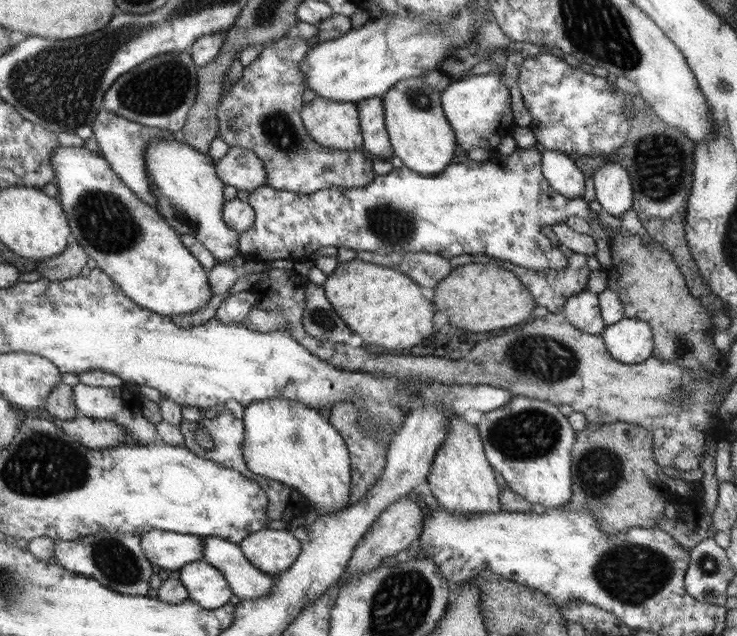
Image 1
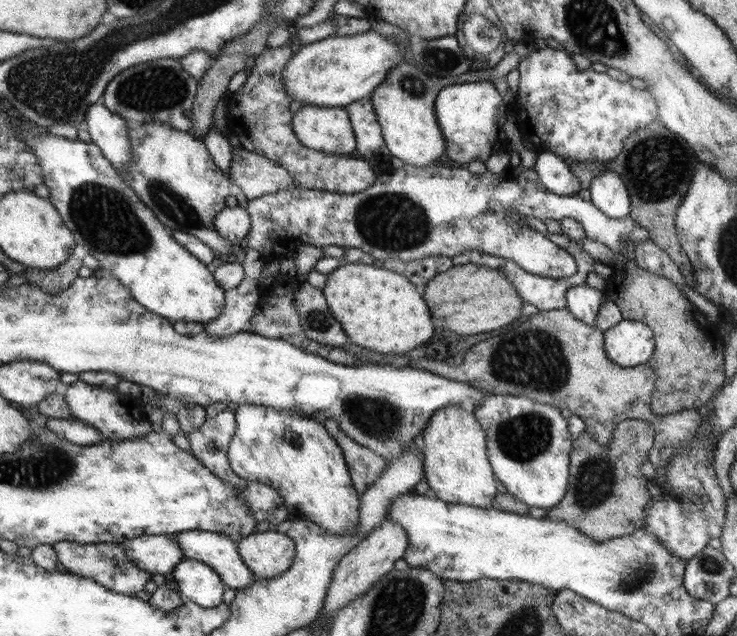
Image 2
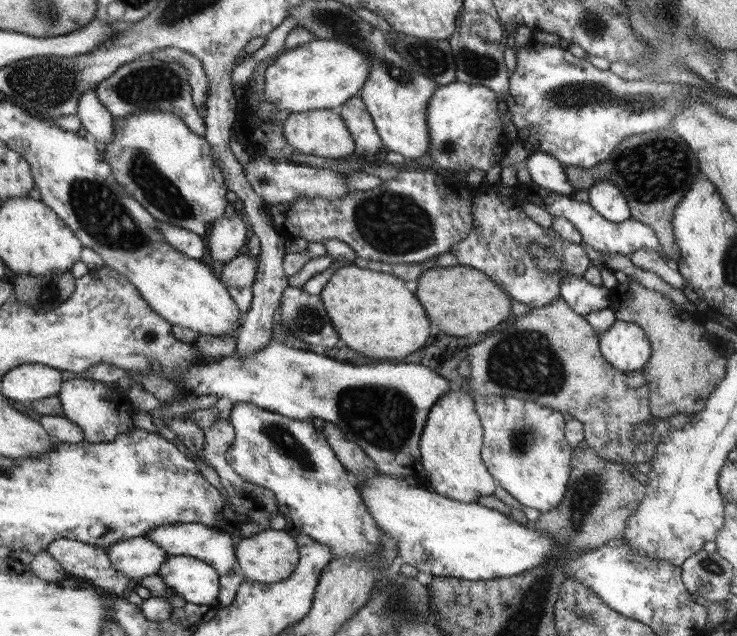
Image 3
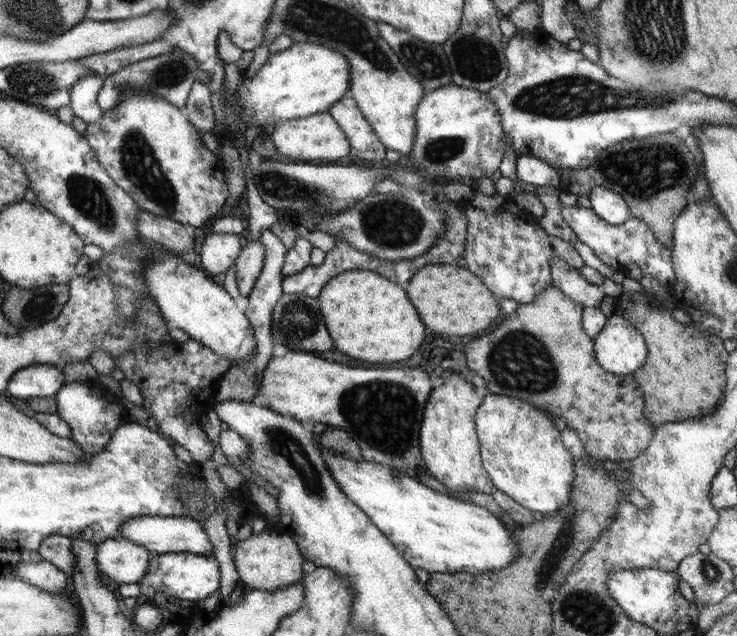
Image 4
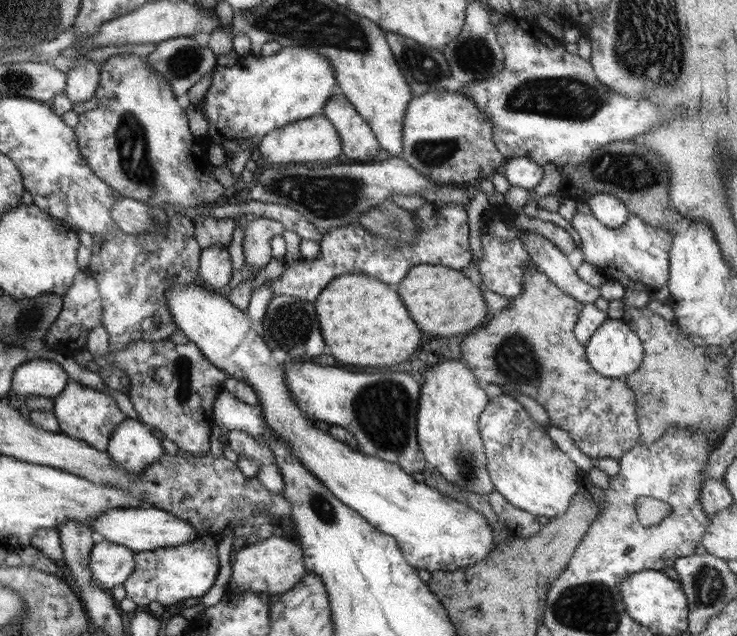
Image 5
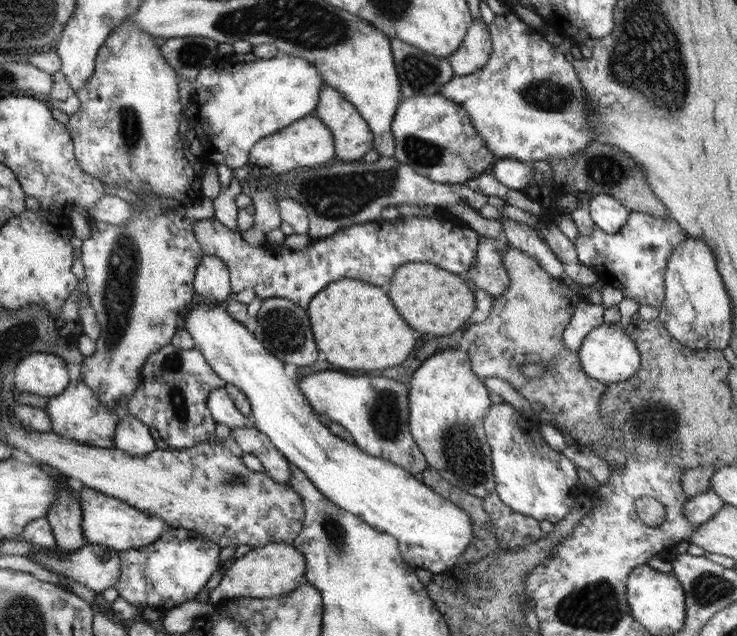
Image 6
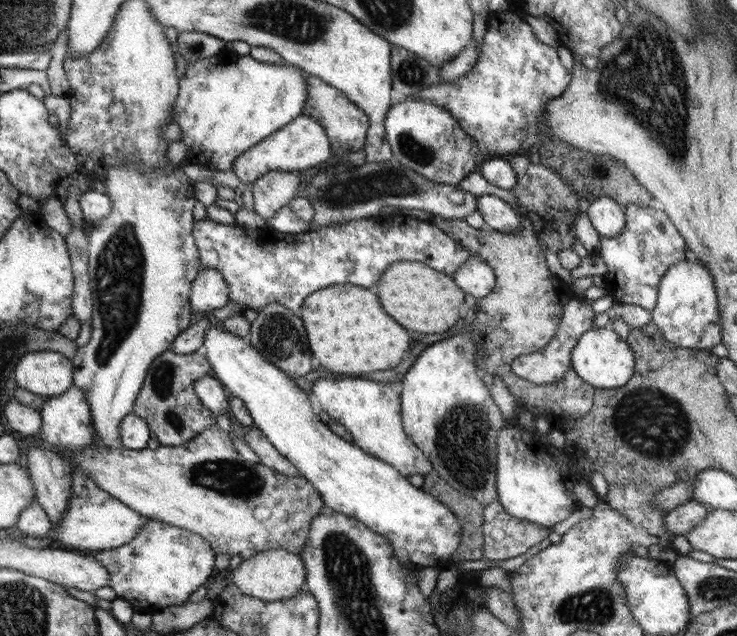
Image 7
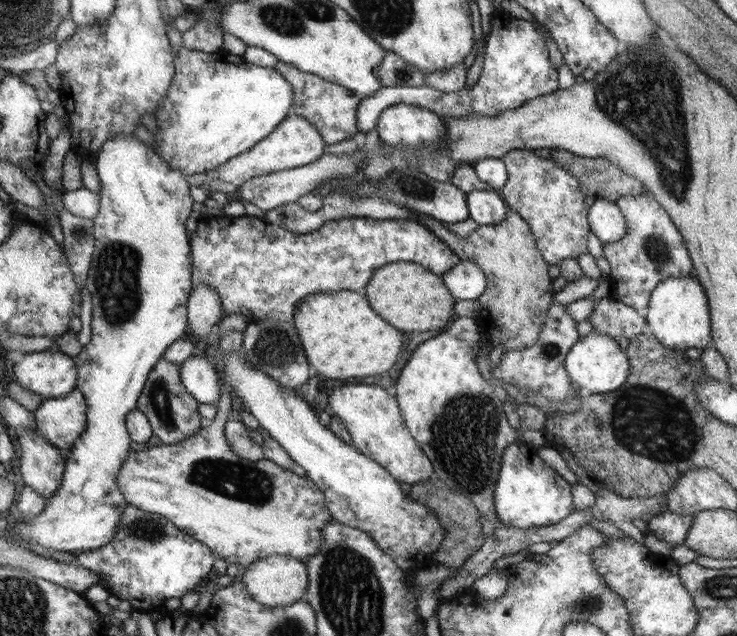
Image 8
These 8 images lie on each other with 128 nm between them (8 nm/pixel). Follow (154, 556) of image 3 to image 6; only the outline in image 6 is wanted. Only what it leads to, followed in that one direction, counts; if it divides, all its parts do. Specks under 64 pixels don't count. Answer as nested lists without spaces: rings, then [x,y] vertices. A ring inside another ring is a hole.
[[[88,543],[80,550],[66,551],[48,551],[43,549],[34,549],[30,555],[30,559],[38,565],[44,565],[49,572],[62,574],[68,577],[70,581],[76,581],[95,591],[100,595],[103,591],[110,587],[114,587],[122,574],[122,565],[120,565],[120,551],[112,550],[110,547]]]

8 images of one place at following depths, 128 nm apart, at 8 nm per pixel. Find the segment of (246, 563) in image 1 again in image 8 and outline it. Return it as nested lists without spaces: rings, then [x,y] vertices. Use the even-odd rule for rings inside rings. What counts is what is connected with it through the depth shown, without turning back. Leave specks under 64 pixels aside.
[[[116,136],[106,140],[96,158],[100,178],[101,210],[93,218],[96,242],[86,286],[92,296],[92,336],[74,357],[79,367],[78,390],[88,402],[88,426],[73,444],[61,487],[46,500],[44,510],[32,520],[15,524],[14,542],[25,540],[44,548],[72,551],[94,551],[105,547],[118,532],[118,524],[125,511],[125,494],[118,485],[118,474],[130,454],[128,414],[137,408],[156,364],[164,358],[172,342],[176,342],[189,327],[186,320],[186,300],[193,290],[192,245],[186,244],[184,222],[192,212],[192,188],[188,176],[173,170],[150,146],[136,137]]]

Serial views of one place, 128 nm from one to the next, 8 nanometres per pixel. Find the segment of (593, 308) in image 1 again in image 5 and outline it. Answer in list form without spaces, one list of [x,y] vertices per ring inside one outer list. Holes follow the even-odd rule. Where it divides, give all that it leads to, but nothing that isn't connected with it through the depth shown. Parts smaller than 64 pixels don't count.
[[[522,232],[526,251],[533,257],[534,264],[549,277],[562,292],[569,293],[584,304],[592,304],[601,296],[601,289],[592,286],[578,276],[570,265],[566,253],[542,235]]]

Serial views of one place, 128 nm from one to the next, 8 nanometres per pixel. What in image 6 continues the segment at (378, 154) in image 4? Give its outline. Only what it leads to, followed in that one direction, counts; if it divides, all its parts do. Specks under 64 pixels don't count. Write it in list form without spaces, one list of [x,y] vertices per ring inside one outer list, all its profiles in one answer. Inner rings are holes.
[[[326,85],[314,115],[336,138],[336,156],[339,161],[352,164],[360,161],[366,152],[376,146],[369,124],[356,106],[345,100],[343,94]]]

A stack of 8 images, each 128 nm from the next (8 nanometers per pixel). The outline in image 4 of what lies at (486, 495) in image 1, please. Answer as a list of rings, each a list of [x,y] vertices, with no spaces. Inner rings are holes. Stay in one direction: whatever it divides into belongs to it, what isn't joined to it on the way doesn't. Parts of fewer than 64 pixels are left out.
[[[452,374],[450,378],[444,378],[442,386],[434,387],[429,396],[429,402],[425,406],[425,414],[422,422],[422,450],[420,454],[426,456],[425,467],[430,474],[446,484],[451,492],[481,492],[492,494],[497,490],[496,485],[492,484],[486,470],[484,470],[480,442],[477,435],[476,414],[478,407],[482,403],[482,396],[476,394],[470,379],[464,380],[462,374]]]

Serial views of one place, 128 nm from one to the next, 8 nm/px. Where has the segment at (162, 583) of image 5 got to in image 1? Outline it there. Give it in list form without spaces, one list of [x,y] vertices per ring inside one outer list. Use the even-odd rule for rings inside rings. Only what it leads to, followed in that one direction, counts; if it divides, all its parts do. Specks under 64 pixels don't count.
[[[204,560],[187,564],[180,571],[179,580],[188,591],[189,599],[204,609],[217,610],[230,603],[233,590],[224,574]]]

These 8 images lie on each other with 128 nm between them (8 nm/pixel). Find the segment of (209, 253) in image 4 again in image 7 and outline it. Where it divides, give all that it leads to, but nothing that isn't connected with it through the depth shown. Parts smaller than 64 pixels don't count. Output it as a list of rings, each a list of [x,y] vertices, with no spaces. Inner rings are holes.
[[[201,269],[192,286],[192,305],[196,316],[210,314],[230,302],[228,283],[218,269]]]

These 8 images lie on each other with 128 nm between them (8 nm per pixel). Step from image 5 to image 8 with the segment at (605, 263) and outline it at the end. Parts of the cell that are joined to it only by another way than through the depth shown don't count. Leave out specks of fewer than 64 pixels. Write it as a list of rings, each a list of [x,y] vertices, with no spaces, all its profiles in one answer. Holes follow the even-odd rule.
[[[653,193],[624,195],[615,202],[625,215],[627,235],[616,243],[604,243],[603,256],[611,266],[607,277],[612,283],[611,298],[623,302],[646,316],[649,300],[658,283],[670,277],[694,275],[692,257],[680,230],[673,218]]]

